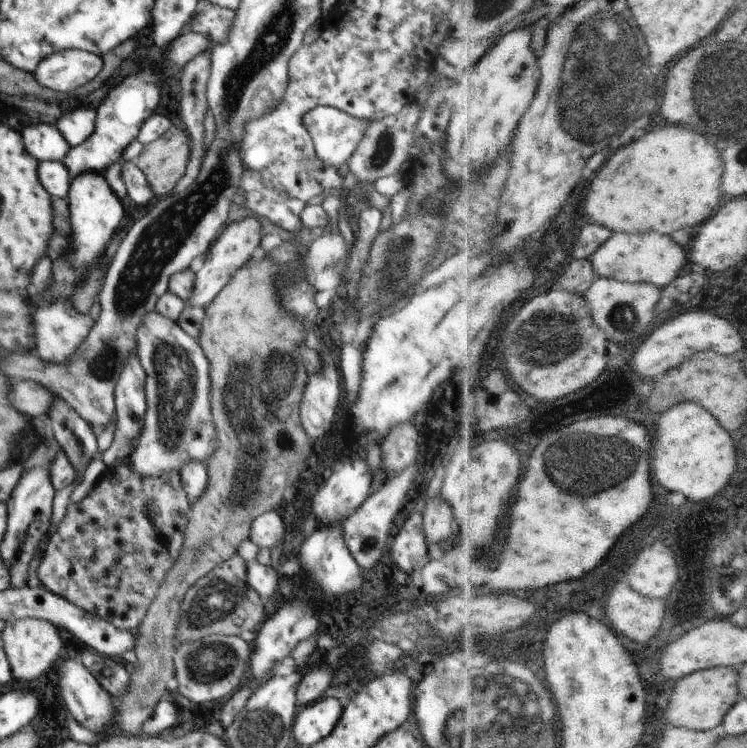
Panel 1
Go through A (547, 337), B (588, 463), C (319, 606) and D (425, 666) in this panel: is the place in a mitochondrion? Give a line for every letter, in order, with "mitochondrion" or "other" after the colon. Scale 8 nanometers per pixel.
A: mitochondrion
B: mitochondrion
C: other
D: other

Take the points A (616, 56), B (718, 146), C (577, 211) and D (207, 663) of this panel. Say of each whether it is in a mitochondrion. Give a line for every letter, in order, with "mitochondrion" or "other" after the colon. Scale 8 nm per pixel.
A: mitochondrion
B: mitochondrion
C: other
D: mitochondrion

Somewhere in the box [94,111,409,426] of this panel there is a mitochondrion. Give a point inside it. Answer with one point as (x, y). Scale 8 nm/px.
(382, 149)

